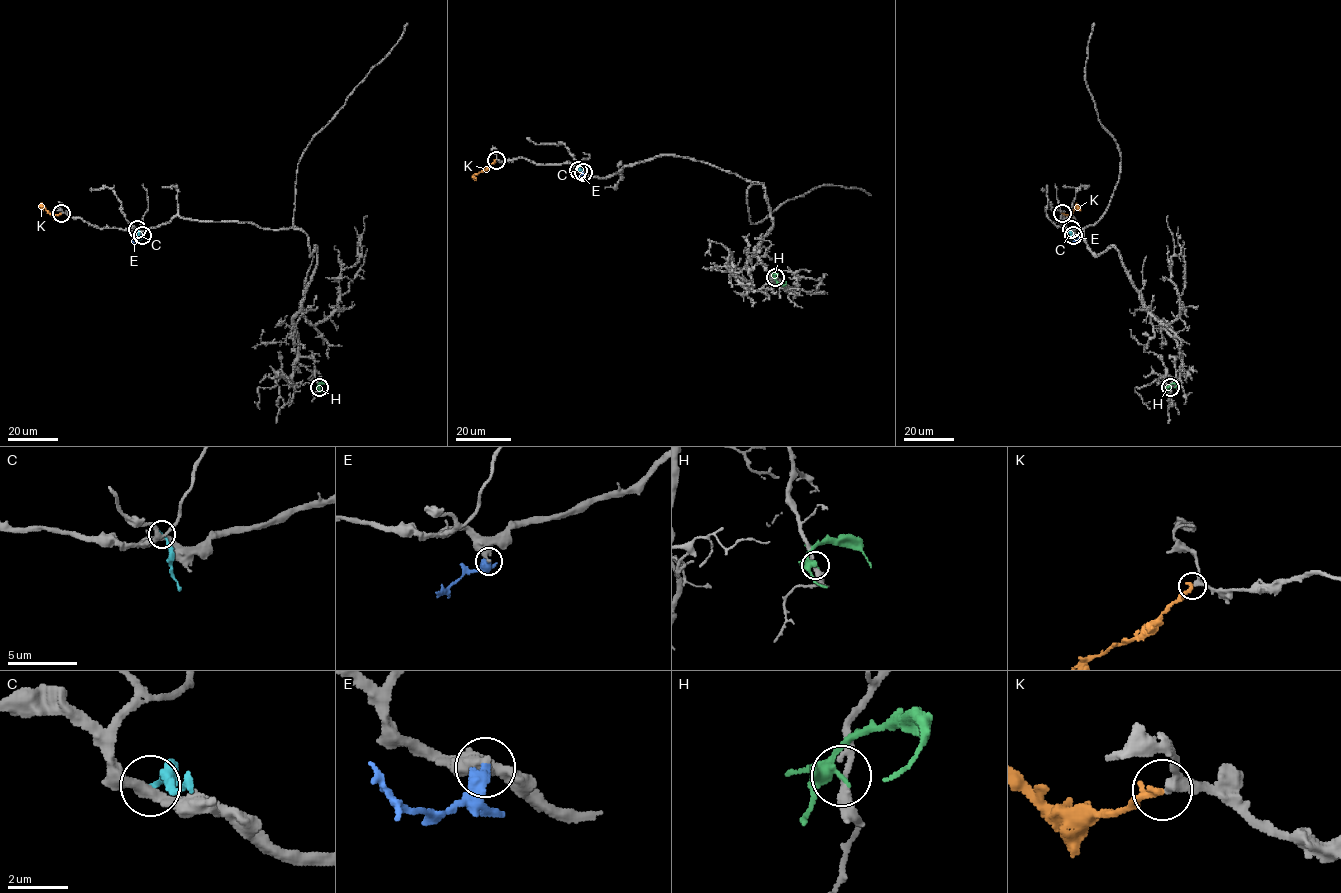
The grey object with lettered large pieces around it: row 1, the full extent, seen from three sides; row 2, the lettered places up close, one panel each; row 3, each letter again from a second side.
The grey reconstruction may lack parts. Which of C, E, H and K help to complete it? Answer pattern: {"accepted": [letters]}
{"accepted": ["K"]}

